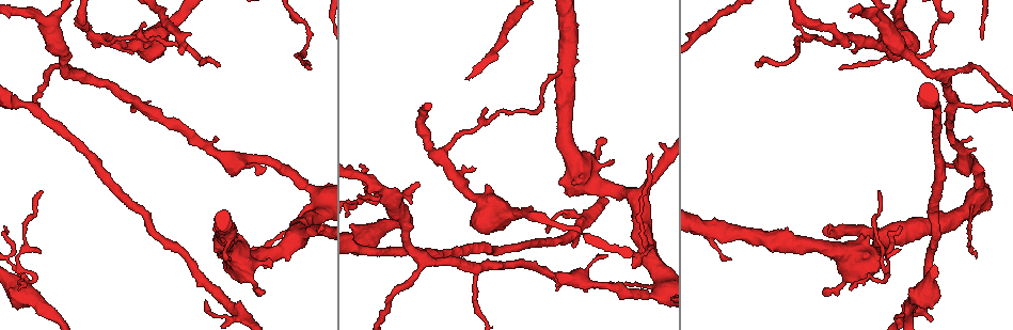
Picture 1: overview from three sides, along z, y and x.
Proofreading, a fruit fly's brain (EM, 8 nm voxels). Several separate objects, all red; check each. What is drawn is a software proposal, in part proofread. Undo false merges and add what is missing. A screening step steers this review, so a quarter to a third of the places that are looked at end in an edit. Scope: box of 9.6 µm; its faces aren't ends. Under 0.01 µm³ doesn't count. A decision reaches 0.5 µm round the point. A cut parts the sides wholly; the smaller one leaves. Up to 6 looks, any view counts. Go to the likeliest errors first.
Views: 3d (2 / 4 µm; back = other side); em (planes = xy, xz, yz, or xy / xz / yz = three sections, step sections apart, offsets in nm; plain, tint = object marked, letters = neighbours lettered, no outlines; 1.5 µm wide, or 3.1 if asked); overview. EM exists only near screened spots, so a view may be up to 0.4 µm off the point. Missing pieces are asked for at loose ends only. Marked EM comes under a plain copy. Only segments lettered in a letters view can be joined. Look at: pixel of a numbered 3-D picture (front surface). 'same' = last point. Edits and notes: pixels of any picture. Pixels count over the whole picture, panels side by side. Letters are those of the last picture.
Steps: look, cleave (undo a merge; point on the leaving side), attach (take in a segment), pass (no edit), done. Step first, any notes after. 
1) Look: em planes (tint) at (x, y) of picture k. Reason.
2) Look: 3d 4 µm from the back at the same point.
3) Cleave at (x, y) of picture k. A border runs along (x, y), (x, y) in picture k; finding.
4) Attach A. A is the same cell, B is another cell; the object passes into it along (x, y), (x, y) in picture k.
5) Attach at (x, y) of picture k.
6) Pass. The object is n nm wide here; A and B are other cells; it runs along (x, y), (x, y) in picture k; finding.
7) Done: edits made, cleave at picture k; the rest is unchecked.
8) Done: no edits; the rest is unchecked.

Look: em yz step 4 (letters) at (40, 190) of picture 1. Branch stops here.

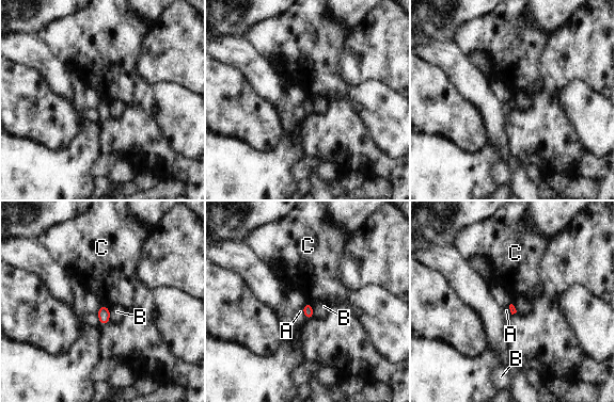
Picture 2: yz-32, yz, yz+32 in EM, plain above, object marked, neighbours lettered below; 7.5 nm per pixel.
Pass. A, B and C are other cells; a border runs along (101, 304), (108, 308) in picture 2; no lettered segment goes on from it.

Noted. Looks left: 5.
Look: 3d 4 µm from the back at (825, 295) of picture 1. Free end.

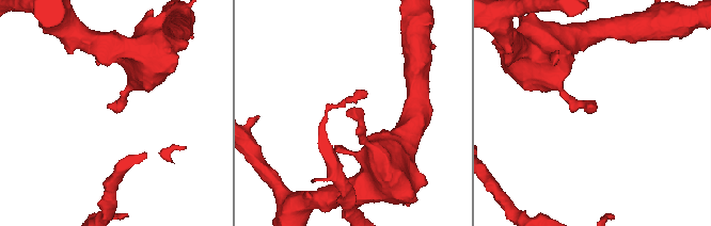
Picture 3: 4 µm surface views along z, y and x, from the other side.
Look: em planes (tint) at (108, 108) of picture 3.

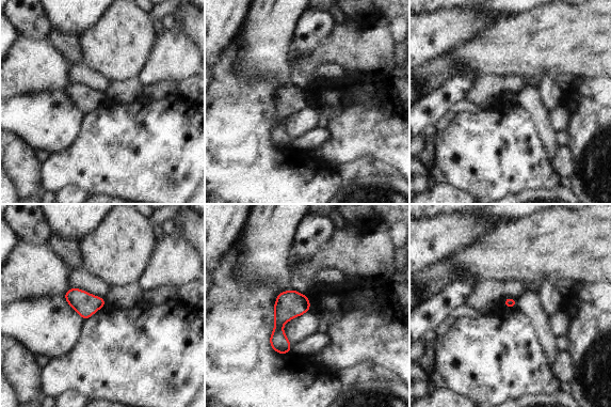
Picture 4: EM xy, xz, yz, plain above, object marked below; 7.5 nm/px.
Look: em planes (letters) at the same point. What lies round it.

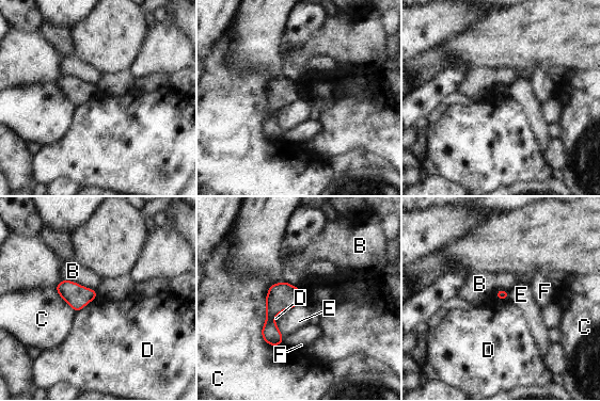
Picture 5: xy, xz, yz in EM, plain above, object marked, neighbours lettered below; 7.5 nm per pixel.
Pass. B, C, D, E and F are other cells; a border runs along (97, 297), (76, 313) in picture 5; none of them fits.

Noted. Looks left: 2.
Look: em planes (tint) at (312, 208) of picture 1. Three-way junction.

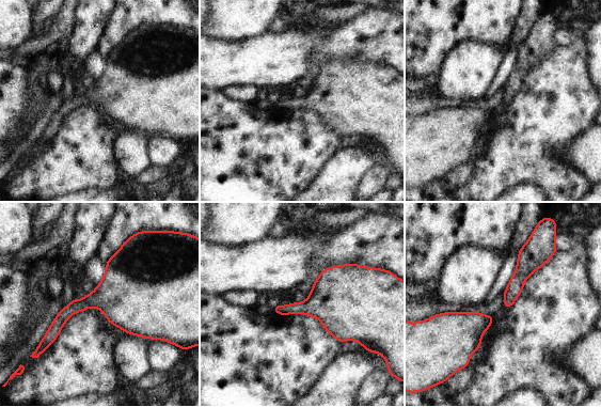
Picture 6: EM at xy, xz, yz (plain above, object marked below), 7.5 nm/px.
Look: em planes (letters) at the same point.

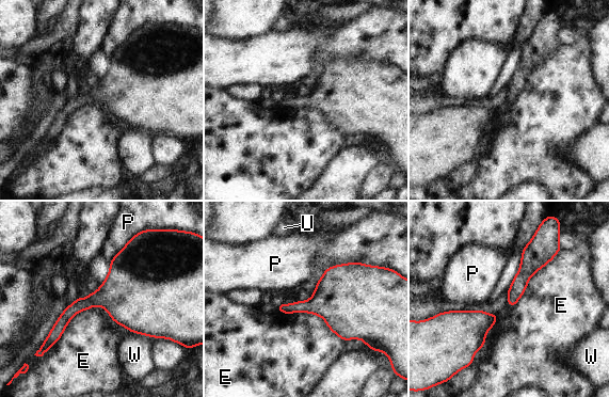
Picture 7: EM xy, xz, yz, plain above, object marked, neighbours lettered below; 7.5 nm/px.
Pass. E, P, U and W are other cells; a border runs along (277, 311), (319, 315), (343, 342) in picture 7; one cell here.

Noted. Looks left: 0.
Done: no edits; the rest is unchecked.

